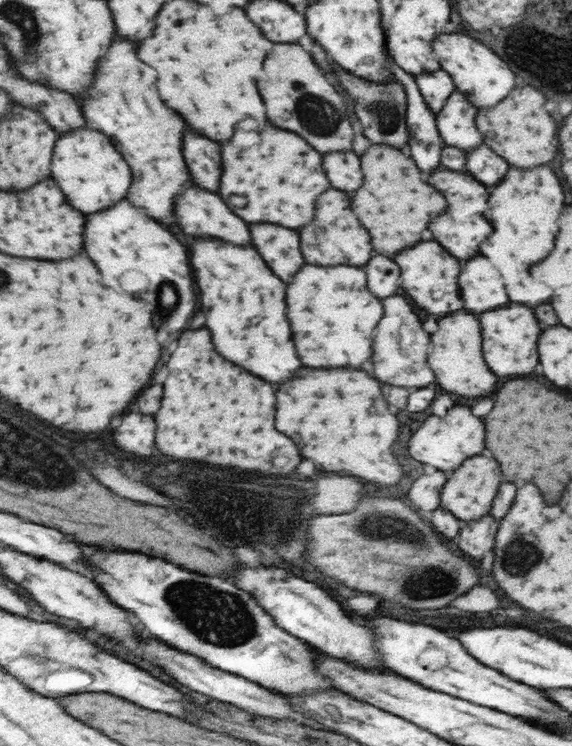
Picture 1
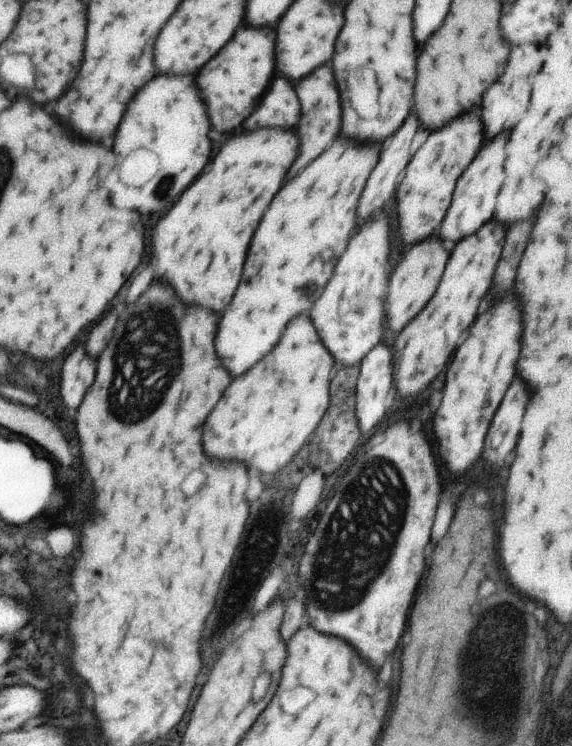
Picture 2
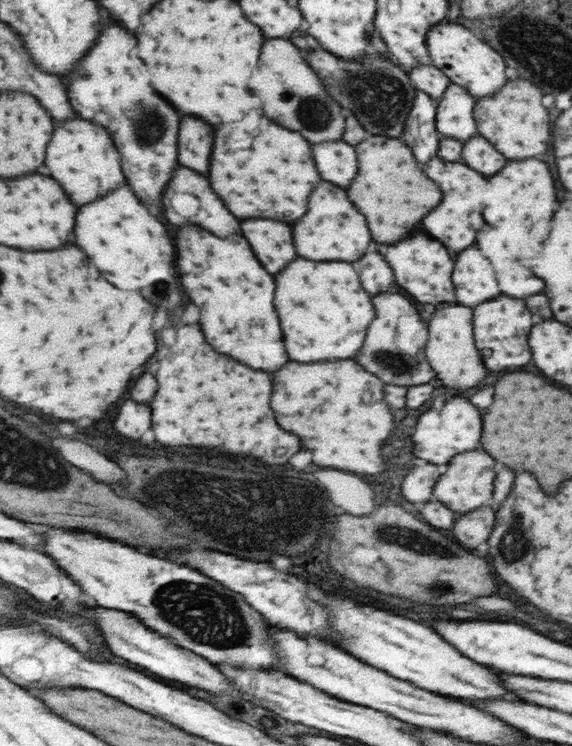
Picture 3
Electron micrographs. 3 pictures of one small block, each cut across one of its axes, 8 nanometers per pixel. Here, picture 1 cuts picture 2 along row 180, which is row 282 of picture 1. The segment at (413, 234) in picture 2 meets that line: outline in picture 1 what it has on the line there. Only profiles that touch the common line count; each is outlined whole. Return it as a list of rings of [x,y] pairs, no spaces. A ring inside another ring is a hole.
[[[423,242],[415,244],[413,248],[407,248],[393,256],[393,262],[399,266],[401,272],[401,288],[415,300],[419,308],[423,308],[427,314],[445,316],[447,312],[455,312],[457,308],[463,308],[463,302],[459,298],[457,288],[457,274],[459,274],[459,262],[447,254],[437,242]]]

